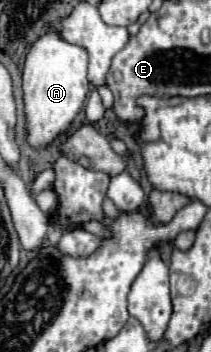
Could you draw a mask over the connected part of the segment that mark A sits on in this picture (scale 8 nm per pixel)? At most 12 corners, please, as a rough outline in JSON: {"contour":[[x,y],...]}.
{"contour":[[58,27],[24,63],[28,143],[42,147],[82,109],[88,53]]}

